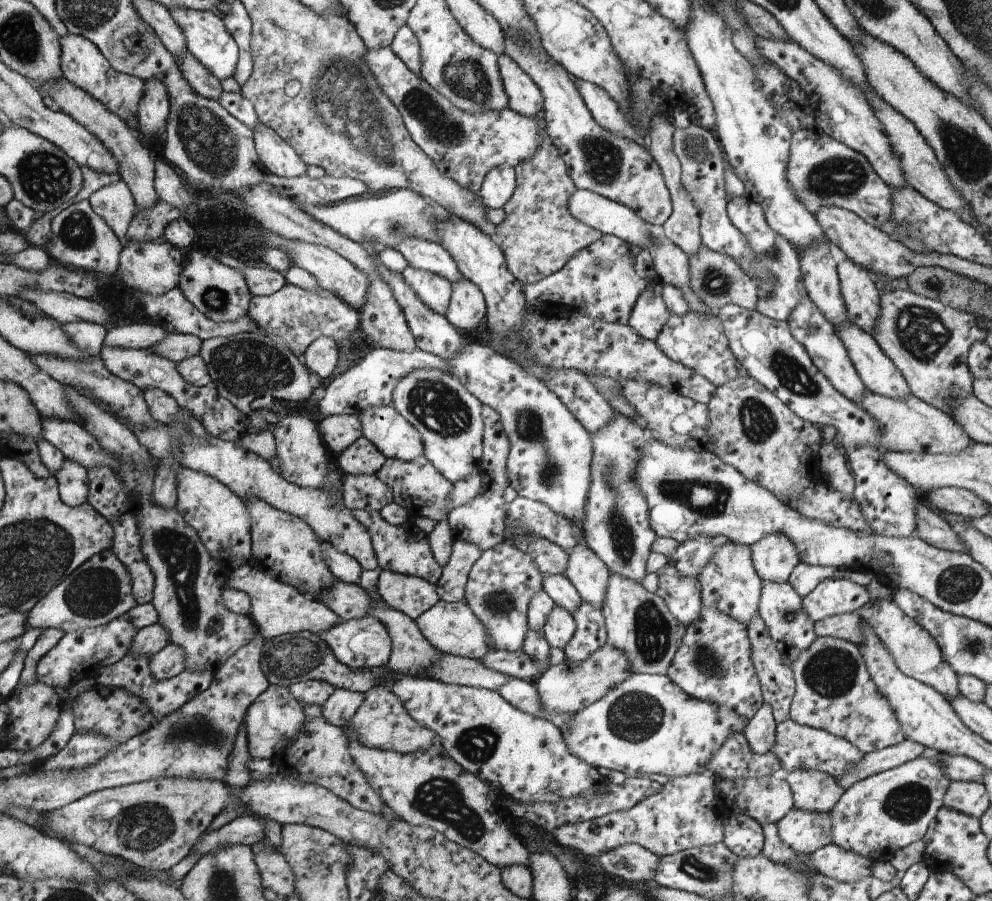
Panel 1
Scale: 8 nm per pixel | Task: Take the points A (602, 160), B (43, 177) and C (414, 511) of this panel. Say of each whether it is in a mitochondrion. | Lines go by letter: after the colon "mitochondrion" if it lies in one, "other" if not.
A: mitochondrion
B: mitochondrion
C: other

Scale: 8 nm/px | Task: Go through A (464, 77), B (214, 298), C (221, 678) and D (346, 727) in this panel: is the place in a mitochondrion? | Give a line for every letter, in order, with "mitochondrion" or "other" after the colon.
A: mitochondrion
B: mitochondrion
C: other
D: other

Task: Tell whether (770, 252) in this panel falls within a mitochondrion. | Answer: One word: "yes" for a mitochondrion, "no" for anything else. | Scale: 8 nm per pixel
yes

